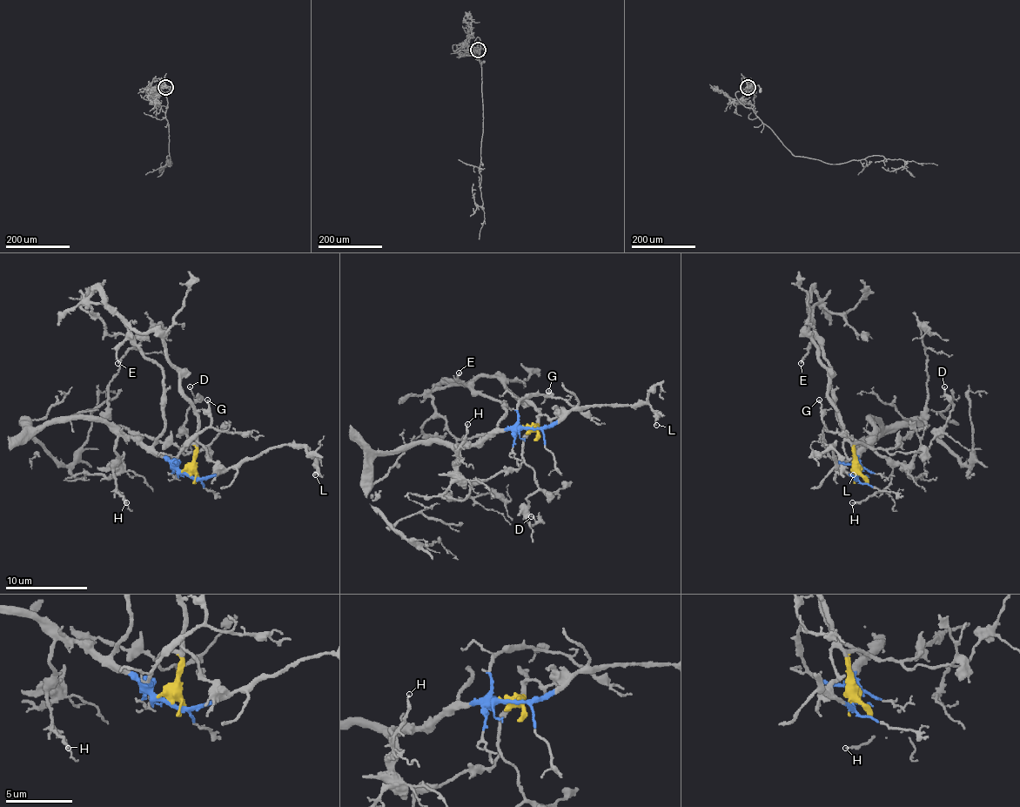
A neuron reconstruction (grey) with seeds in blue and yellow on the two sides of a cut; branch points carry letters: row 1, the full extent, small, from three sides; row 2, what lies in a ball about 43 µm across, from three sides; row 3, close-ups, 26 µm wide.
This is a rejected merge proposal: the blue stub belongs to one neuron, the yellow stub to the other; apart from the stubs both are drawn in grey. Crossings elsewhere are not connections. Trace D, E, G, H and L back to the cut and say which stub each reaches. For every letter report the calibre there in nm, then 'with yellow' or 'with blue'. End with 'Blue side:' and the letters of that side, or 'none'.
D: 120 nm | with yellow
E: 170 nm | with blue
G: 160 nm | with blue
H: 180 nm | with blue
L: 170 nm | with blue
Blue side: E, G, H, L

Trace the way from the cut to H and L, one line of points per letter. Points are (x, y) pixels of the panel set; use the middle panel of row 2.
H: (529, 427), (506, 427), (473, 444), (461, 444), (455, 447), (455, 464), (467, 423)
L: (529, 427), (550, 427), (585, 406), (624, 405), (648, 405), (656, 413), (656, 425)

